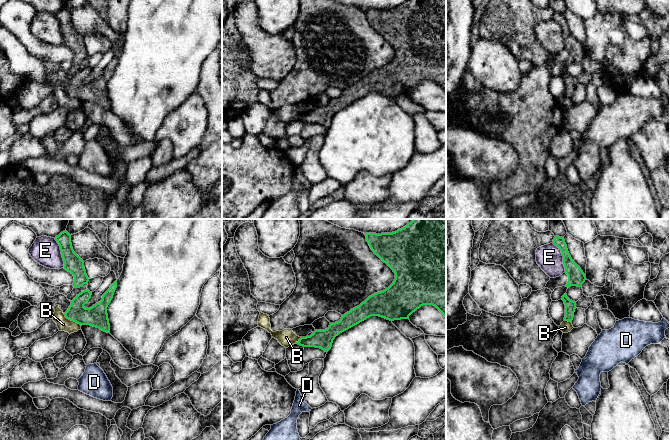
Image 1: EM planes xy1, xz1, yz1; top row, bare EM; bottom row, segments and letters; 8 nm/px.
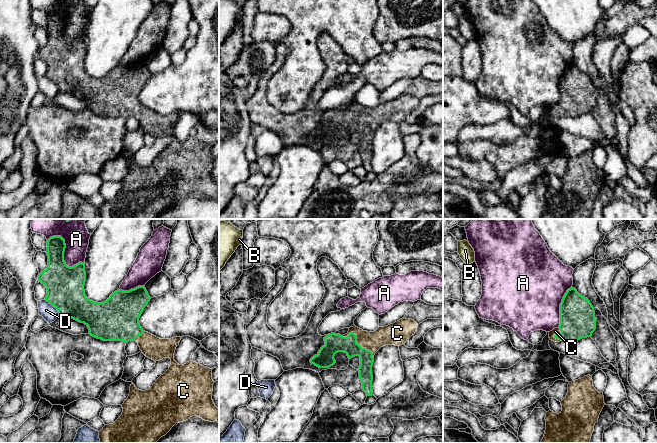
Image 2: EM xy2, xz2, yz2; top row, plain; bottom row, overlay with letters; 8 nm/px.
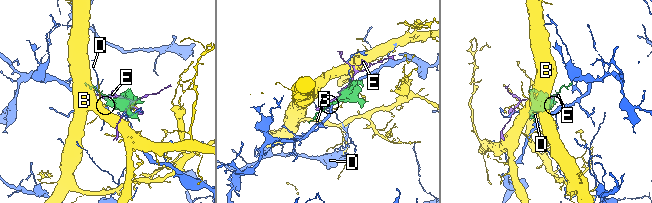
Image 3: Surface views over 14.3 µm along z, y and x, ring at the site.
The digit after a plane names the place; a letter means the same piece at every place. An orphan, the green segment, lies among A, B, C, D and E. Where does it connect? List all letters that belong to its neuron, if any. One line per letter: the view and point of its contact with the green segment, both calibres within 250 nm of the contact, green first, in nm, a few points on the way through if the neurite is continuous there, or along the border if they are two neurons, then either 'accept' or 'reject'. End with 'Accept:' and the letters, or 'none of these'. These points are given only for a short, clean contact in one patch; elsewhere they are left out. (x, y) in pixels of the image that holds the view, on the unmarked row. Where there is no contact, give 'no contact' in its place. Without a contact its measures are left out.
A: meets green in xy2 at (63, 29); 300 nm thick on the green side, 200 nm on the other; reject
B: meets green in xy1 at (72, 96); 170 nm thick on the green side, 110 nm on the other; border along xy1 (63, 89), (67, 94), (81, 101); reject
C: meets green in xz2 at (356, 118); 160 nm thick on the green side, 160 nm on the other; accept
D: meets green in xy2 at (53, 81); 300 nm thick on the green side, 120 nm on the other; reject
E: meets green in yz1 at (563, 33); 140 nm thick on the green side, 200 nm on the other; reject
Accept: C

